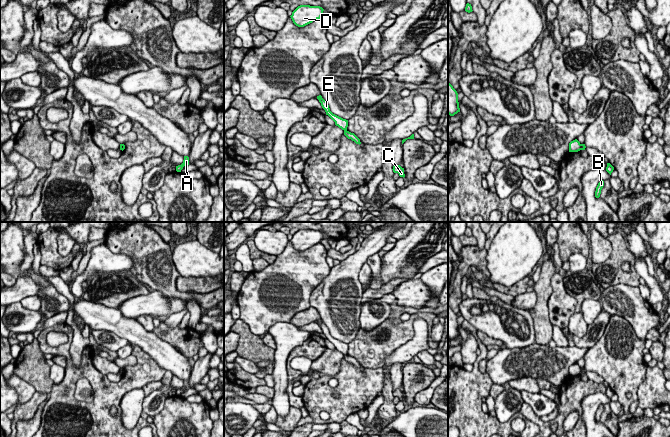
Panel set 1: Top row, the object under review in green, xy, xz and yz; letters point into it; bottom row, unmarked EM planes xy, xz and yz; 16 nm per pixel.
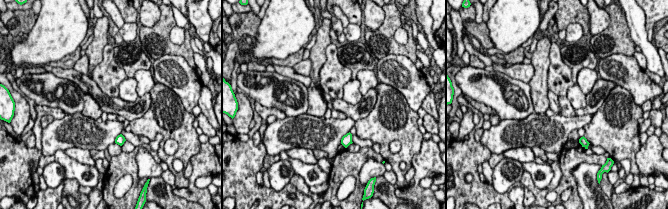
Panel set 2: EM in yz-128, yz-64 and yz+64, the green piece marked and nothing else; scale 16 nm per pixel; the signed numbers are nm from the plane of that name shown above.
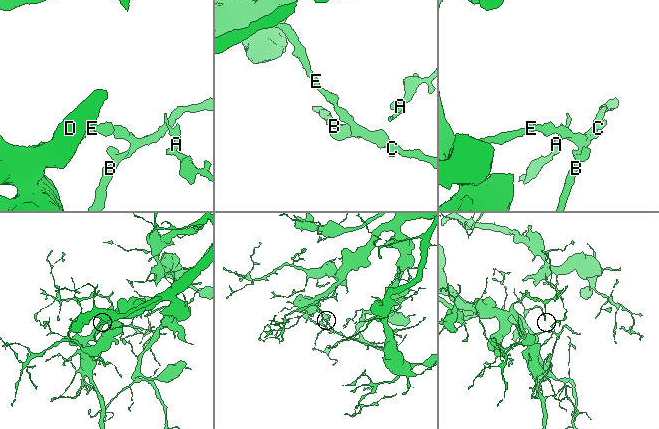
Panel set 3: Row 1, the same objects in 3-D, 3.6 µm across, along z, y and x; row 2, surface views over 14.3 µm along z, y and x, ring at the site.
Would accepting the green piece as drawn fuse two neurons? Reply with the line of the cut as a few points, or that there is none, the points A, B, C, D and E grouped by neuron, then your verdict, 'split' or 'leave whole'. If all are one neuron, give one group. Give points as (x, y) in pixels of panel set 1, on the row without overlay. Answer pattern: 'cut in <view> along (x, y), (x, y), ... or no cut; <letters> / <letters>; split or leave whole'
cut in xz along (344, 354), (346, 355); A D E / B C; split

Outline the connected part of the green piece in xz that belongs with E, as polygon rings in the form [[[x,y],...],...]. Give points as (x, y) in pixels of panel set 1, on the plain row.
[[[321,319],[317,320],[317,323],[319,324],[319,326],[321,327],[322,332],[325,334],[326,339],[328,339],[334,346],[335,349],[338,350],[339,352],[341,352],[344,355],[347,355],[347,351],[348,351],[348,344],[343,343],[335,338],[333,338],[330,335],[329,329],[327,328],[327,326],[322,322]]]

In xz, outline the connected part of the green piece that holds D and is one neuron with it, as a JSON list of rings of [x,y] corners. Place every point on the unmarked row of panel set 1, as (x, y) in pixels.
[[[300,229],[290,240],[293,247],[298,251],[304,251],[313,245],[320,243],[324,233],[320,230]]]

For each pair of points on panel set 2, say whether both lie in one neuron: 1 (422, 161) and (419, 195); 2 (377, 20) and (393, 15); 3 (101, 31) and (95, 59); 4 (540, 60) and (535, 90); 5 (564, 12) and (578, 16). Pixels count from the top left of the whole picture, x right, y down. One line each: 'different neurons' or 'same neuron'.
1: same neuron
2: different neurons
3: same neuron
4: same neuron
5: same neuron

